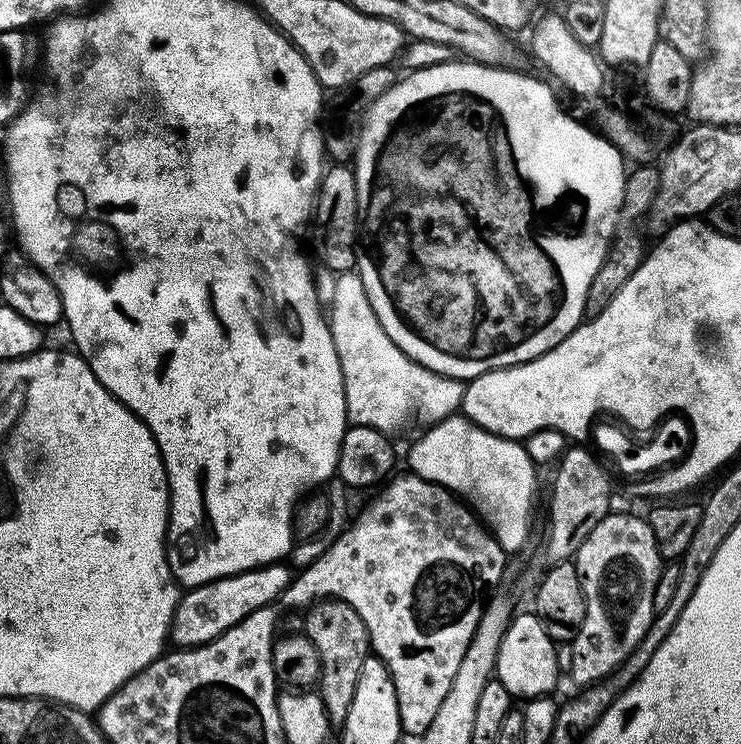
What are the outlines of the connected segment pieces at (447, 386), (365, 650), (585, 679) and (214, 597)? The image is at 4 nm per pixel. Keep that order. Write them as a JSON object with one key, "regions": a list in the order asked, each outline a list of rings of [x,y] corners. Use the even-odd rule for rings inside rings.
{"regions":[[[[359,271],[341,272],[335,277],[336,280],[332,284],[332,316],[330,312],[330,327],[332,337],[334,338],[334,350],[338,350],[338,362],[342,366],[342,378],[344,379],[344,393],[346,394],[346,410],[348,411],[348,419],[352,424],[361,424],[362,426],[370,426],[376,428],[379,432],[395,434],[399,428],[404,428],[407,424],[412,424],[417,420],[418,423],[424,424],[420,426],[431,426],[440,420],[445,420],[448,416],[457,415],[461,411],[464,402],[465,381],[455,380],[453,376],[443,376],[437,372],[431,372],[428,368],[423,368],[417,360],[412,360],[400,349],[396,343],[390,338],[390,334],[386,334],[386,330],[382,330],[382,322],[378,322],[378,314],[374,314],[374,306],[370,306],[370,298],[366,298],[366,286],[362,286],[362,278]]],[[[324,598],[311,605],[303,619],[303,635],[314,644],[320,659],[318,693],[331,723],[343,725],[350,702],[354,702],[354,689],[358,687],[358,674],[362,674],[362,662],[366,662],[370,655],[372,640],[368,637],[366,622],[358,618],[358,610],[335,598]]],[[[632,512],[608,515],[586,534],[574,563],[586,598],[582,630],[570,641],[572,680],[576,686],[591,686],[605,680],[642,642],[654,619],[654,586],[660,577],[660,551],[643,515]]],[[[284,562],[265,564],[262,568],[251,568],[187,589],[176,603],[172,615],[171,643],[176,643],[173,645],[180,650],[199,648],[201,644],[208,644],[226,630],[230,630],[230,626],[238,626],[238,622],[254,614],[254,610],[275,605],[294,579],[294,572],[286,565]]]]}

